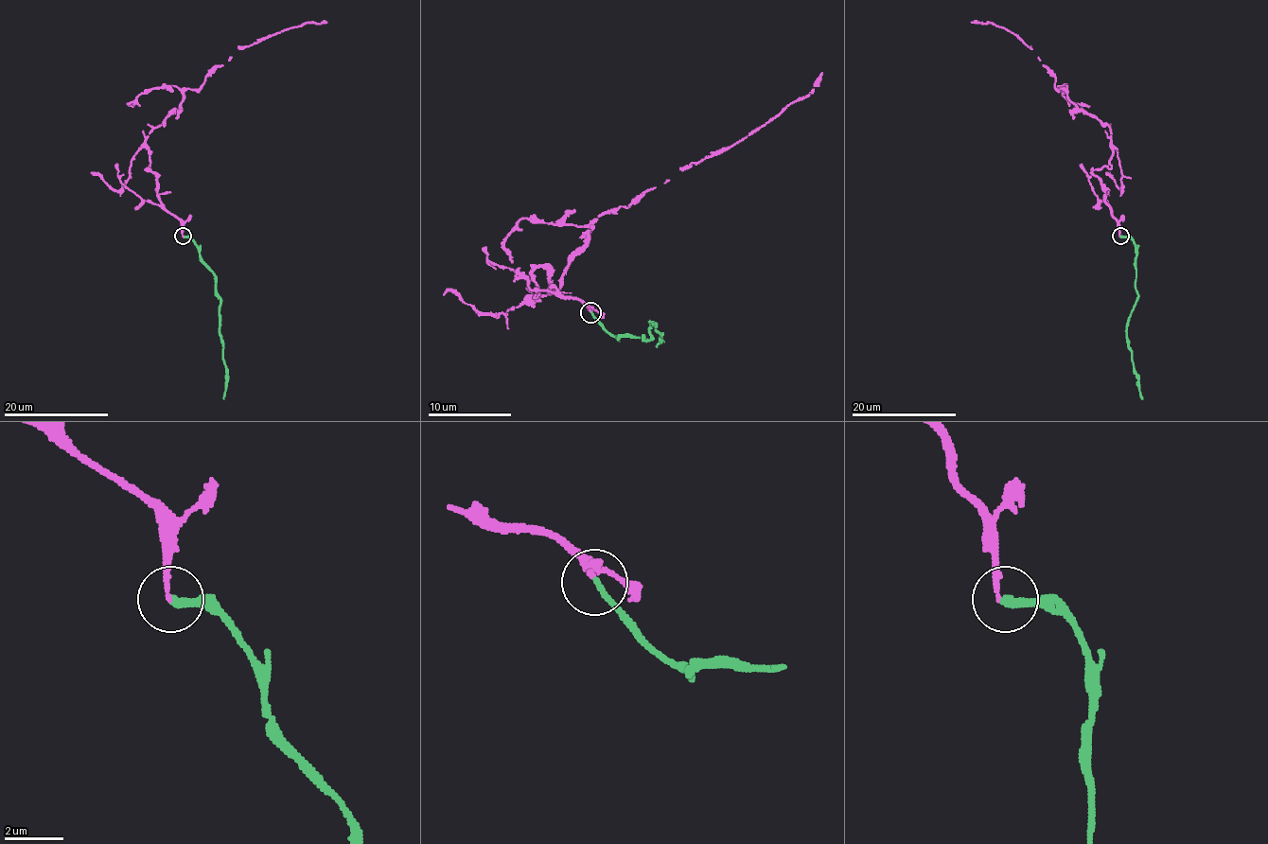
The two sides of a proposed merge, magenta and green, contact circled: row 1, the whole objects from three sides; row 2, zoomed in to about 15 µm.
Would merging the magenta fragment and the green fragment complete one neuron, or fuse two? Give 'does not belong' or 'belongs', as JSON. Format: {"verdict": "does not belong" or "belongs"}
{"verdict": "belongs"}

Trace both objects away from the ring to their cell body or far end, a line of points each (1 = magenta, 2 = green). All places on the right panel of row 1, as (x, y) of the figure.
1: (1119, 236), (1092, 172), (1112, 155), (1111, 129), (1054, 87), (1018, 36), (971, 22)
2: (1121, 236), (1128, 236), (1135, 249), (1138, 298), (1128, 319), (1126, 337), (1142, 398)

